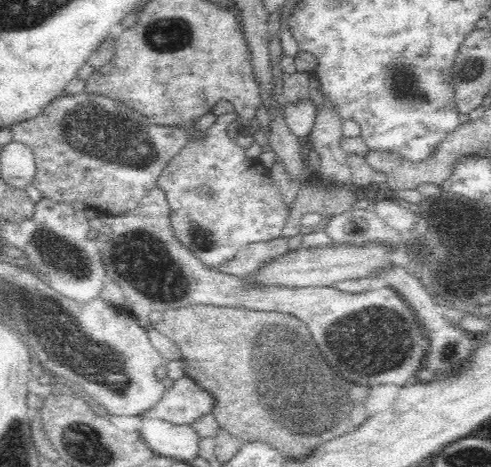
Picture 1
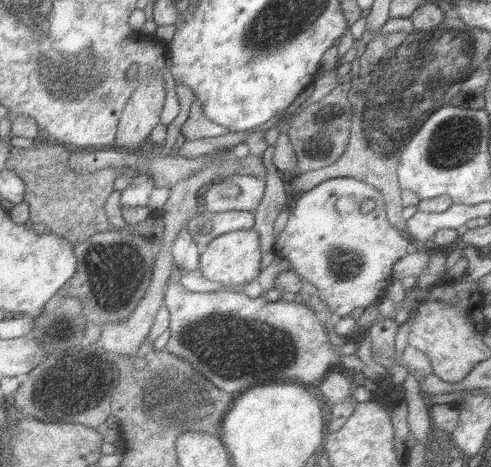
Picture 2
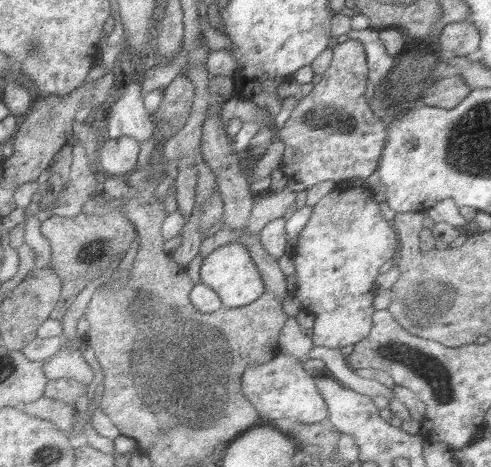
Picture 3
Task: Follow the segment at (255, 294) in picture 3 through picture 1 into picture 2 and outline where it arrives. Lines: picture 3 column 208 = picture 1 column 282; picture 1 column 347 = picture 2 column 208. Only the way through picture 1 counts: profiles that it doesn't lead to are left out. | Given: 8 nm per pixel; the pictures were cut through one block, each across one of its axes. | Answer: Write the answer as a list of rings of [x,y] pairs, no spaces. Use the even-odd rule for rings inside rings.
[[[237,230],[219,236],[213,240],[207,248],[203,248],[201,256],[201,270],[205,276],[213,282],[219,282],[221,288],[231,288],[231,286],[245,286],[261,274],[261,262],[263,262],[263,244],[259,232],[253,230]]]

